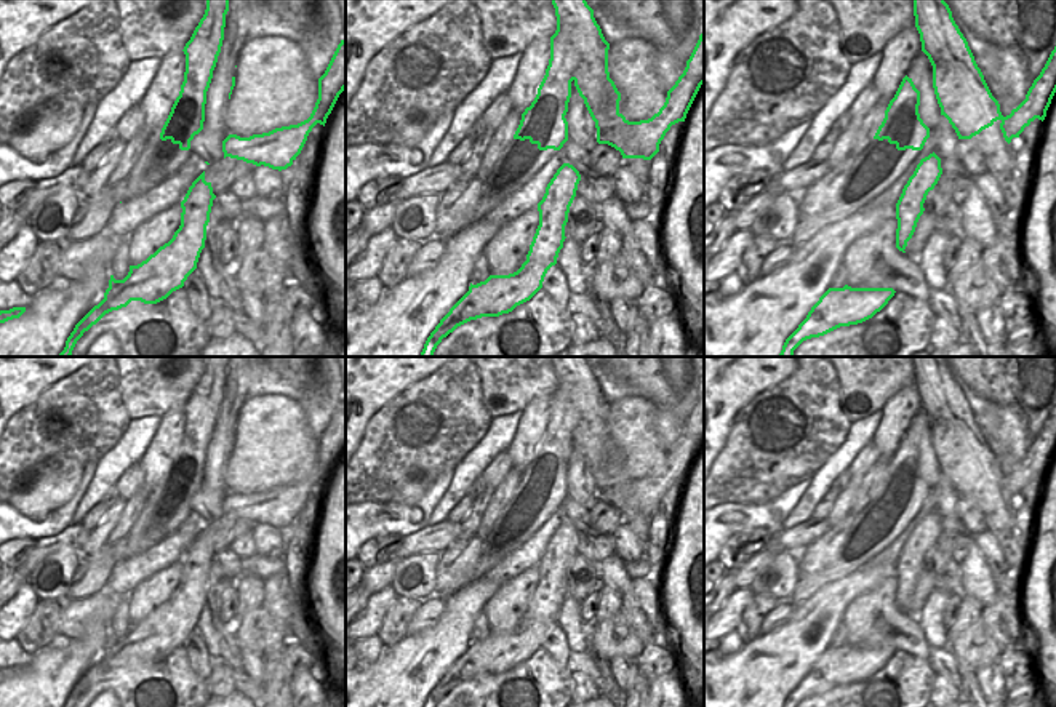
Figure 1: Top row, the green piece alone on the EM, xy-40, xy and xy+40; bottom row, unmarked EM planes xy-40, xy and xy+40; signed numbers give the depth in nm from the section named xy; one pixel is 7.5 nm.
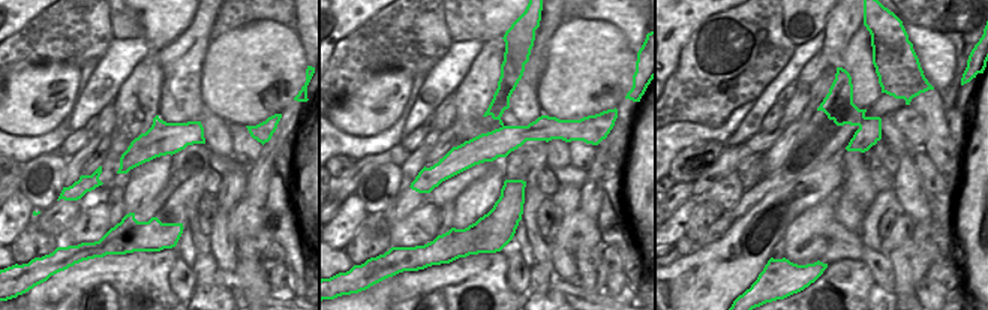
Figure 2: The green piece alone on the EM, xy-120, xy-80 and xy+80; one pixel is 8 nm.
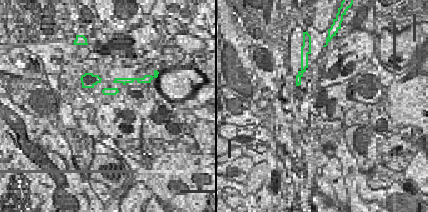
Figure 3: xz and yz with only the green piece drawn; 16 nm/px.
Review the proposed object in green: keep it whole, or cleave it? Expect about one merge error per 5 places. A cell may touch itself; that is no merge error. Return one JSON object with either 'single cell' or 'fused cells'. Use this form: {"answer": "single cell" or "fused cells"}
{"answer": "fused cells"}

